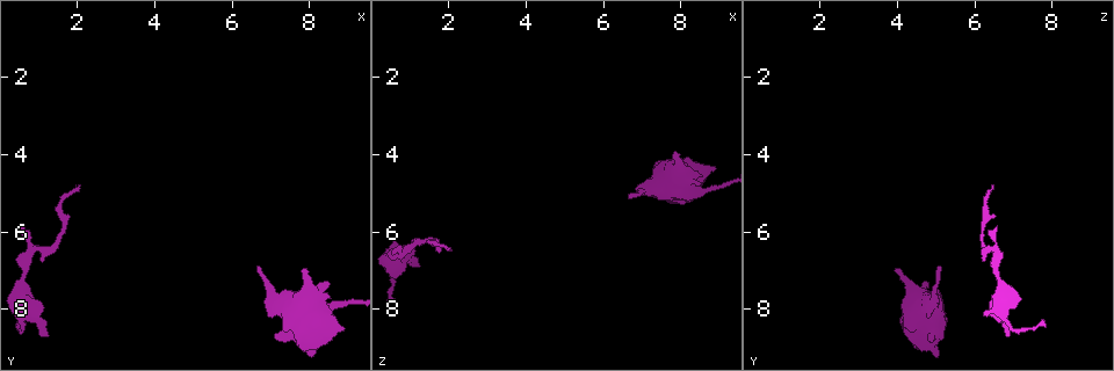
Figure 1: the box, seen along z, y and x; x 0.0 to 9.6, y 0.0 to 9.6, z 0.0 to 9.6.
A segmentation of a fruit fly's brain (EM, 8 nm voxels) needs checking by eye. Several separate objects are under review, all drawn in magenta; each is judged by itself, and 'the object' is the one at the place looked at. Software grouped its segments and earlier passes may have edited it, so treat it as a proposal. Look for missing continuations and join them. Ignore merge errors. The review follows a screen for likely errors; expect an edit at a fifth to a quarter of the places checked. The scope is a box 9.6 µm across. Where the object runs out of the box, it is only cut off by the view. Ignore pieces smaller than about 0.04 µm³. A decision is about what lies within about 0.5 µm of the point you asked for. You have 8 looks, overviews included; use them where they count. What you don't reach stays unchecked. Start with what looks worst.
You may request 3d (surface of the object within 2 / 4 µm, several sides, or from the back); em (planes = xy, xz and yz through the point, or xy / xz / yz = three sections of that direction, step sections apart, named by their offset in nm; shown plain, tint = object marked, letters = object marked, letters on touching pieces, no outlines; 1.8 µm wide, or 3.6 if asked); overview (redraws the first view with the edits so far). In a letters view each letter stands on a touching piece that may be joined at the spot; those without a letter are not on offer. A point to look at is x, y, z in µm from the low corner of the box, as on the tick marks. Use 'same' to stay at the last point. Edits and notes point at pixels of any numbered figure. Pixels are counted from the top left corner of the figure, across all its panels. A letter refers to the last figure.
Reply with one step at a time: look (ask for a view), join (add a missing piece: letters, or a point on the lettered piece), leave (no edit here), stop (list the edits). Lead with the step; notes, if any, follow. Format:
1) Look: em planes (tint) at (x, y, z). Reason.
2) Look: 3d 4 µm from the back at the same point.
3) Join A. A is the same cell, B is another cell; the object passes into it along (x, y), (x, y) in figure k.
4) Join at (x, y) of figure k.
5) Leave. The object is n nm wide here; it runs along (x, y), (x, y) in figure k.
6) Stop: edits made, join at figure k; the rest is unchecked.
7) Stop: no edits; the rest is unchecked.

Look: em planes (tint) at (6.70, 6.90, 5.10). An open end.

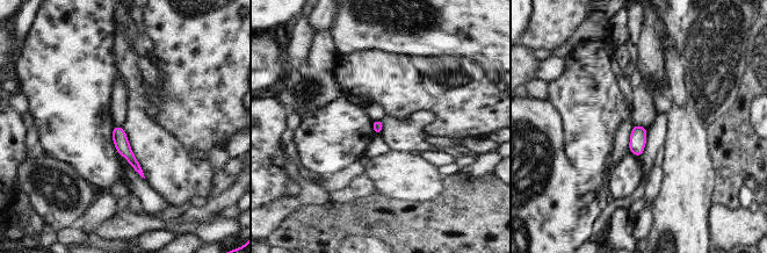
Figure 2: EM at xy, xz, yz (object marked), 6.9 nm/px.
Look: em planes (letters) at the same point.

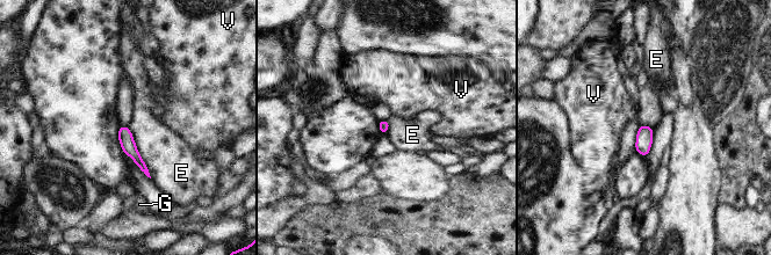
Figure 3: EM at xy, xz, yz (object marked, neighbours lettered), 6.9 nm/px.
Leave. E, G and V are other cells; none of them fits.

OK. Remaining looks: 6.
Look: em xz step 16 (letters) at (1.25, 8.65, 6.85). Free end.

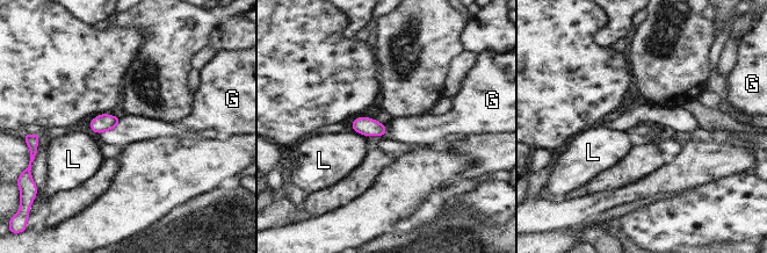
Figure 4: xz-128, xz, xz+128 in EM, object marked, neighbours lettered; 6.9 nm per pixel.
Look: em planes (letters) at the same point.

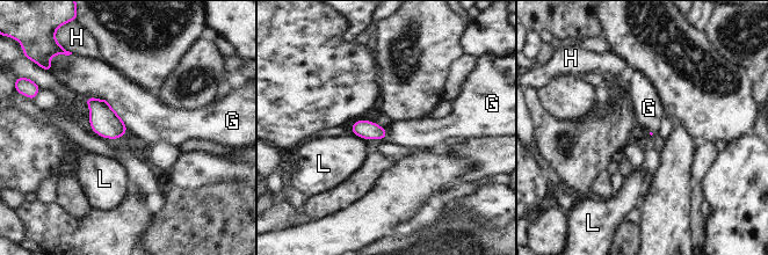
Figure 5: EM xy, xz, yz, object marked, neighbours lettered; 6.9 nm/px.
Leave. G, H and L are other cells; a border runs along (86, 99), (106, 99), (127, 129) in figure 5; no lettered piece goes on from it.

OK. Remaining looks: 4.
Look: 3d 4 µm from the back at (2.00, 4.80, 6.50). Branch stops here.

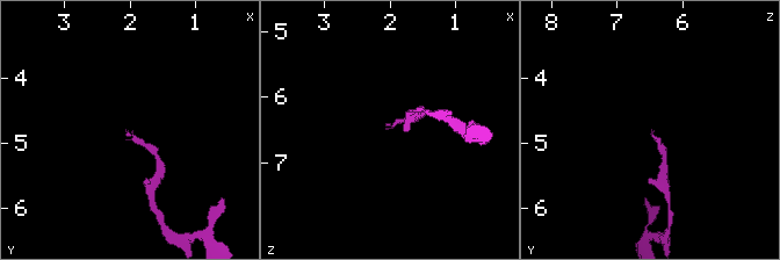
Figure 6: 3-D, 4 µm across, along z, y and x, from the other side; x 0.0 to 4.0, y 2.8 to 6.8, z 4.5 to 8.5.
Look: em xz step 16 (letters) at (2.05, 4.80, 6.45).

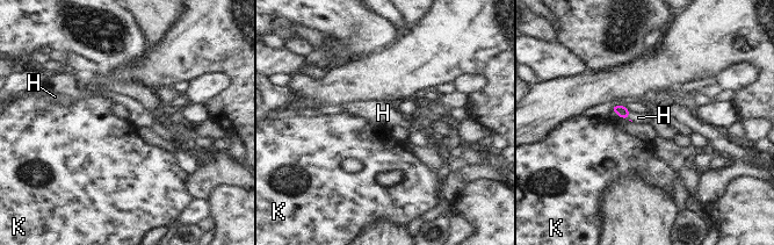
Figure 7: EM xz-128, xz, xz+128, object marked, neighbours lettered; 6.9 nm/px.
Join H. H is the same cell, K is another cell; the object passes into it along (622, 112), (628, 115), (638, 117) in figure 7; the cell continues.

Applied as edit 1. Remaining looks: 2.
Stop: edits made, join at figure 7; the rest is unchecked.

